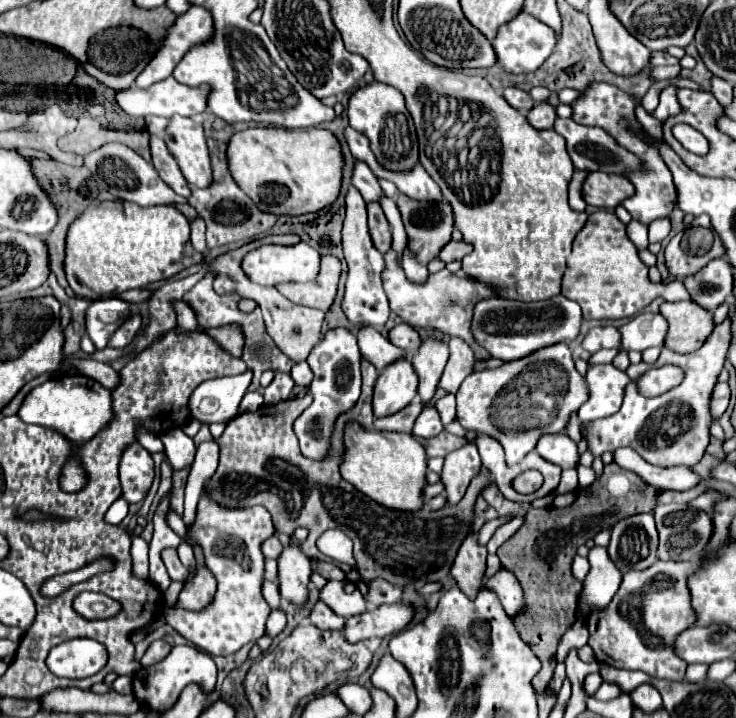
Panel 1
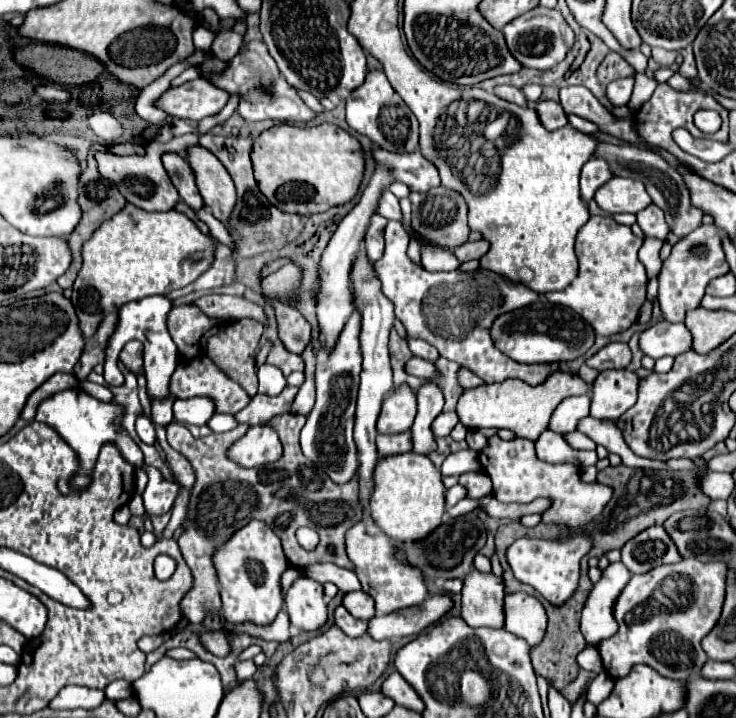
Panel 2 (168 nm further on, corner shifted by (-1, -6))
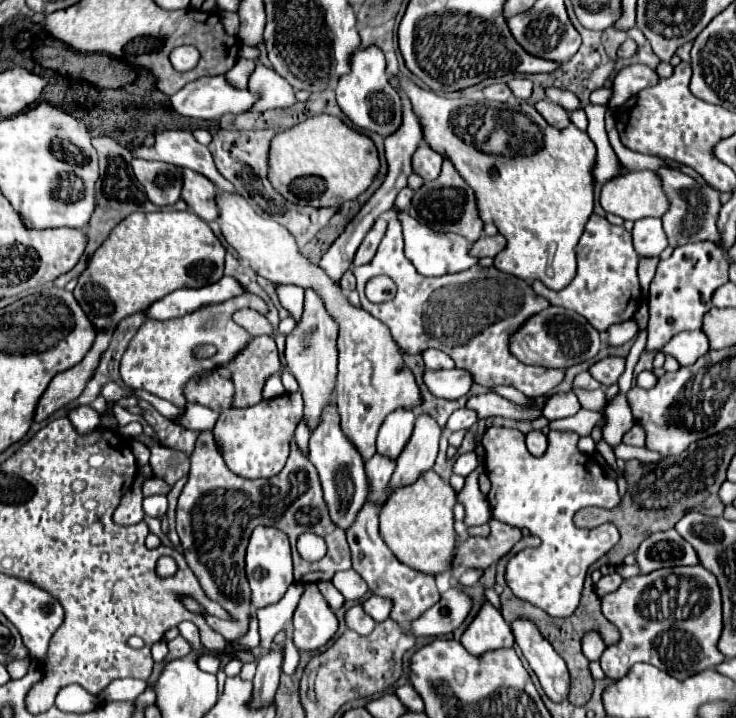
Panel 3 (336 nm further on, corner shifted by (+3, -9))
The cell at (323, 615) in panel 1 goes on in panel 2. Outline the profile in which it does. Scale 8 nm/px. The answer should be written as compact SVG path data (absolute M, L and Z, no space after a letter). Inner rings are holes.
M339 606L339 608L335 610L335 624L337 624L347 636L351 636L351 638L357 638L357 636L361 636L361 634L367 632L367 622L357 620L357 618L351 616L349 610L343 608L343 606Z

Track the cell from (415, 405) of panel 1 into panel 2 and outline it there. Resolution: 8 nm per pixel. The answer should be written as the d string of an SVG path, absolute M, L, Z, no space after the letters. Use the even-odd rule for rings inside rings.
M409 432L395 434L395 436L379 434L377 436L377 450L379 450L379 458L409 452L411 450L411 436L409 436Z

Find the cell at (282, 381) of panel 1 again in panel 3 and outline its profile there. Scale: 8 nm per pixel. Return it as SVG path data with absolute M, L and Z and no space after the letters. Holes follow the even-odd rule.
M299 391L285 393L269 401L259 401L253 407L223 411L217 419L217 425L213 427L213 437L223 453L225 465L233 473L247 479L271 477L279 473L281 467L285 465L285 459L289 455L289 439L293 437L293 431L301 417L303 417L301 393Z

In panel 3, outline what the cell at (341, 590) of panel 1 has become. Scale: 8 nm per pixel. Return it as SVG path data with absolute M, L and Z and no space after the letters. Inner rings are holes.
M371 595L369 599L365 599L365 601L361 603L361 607L363 607L363 611L365 611L369 617L373 617L373 619L379 623L379 621L385 621L385 619L389 617L389 607L391 607L391 603L389 603L389 599L381 599L381 597Z

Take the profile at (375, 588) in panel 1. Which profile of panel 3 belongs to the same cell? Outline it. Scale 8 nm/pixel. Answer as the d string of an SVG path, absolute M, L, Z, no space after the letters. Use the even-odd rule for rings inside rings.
M367 479L367 501L363 503L363 507L359 509L353 525L345 531L347 533L347 543L351 549L351 563L353 569L363 577L363 581L369 587L369 593L391 599L393 607L391 607L391 619L397 621L399 625L407 625L413 619L417 619L421 613L425 613L429 607L433 607L439 599L439 591L435 587L435 579L433 575L425 575L421 571L411 569L409 565L401 563L385 545L385 541L379 535L379 527L377 527L377 503L373 499L371 493L371 479Z

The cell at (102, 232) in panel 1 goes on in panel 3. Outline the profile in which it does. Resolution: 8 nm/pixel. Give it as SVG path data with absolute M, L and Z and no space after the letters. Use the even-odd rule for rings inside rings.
M157 211L157 213L131 213L127 215L113 231L111 235L101 243L101 247L93 253L87 269L79 275L77 287L73 291L77 303L81 305L81 309L85 311L85 315L89 317L89 321L95 327L95 343L89 349L89 353L83 357L81 363L77 363L75 367L67 369L65 373L57 373L49 387L45 389L45 393L41 395L37 409L35 409L35 421L41 423L45 421L51 413L55 413L57 409L67 407L73 399L77 399L85 387L85 383L89 381L89 377L93 375L101 353L107 349L111 335L117 327L117 323L133 313L145 311L145 307L149 307L149 303L165 297L167 293L175 291L175 289L183 289L183 287L205 287L211 285L215 281L219 281L223 277L223 257L225 257L225 247L219 243L219 239L213 235L213 231L209 229L209 225L203 219L197 219L195 213L191 211Z

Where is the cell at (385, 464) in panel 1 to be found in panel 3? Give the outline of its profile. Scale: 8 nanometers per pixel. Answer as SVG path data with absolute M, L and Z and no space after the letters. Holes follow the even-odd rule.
M433 469L417 477L417 483L407 487L393 487L379 509L379 533L387 547L405 565L437 575L451 569L455 555L455 529L453 529L455 491Z

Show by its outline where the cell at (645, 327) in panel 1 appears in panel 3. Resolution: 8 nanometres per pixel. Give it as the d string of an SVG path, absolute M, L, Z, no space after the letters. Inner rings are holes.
M681 331L661 347L661 353L675 357L679 365L691 365L705 355L707 349L709 343L703 331Z

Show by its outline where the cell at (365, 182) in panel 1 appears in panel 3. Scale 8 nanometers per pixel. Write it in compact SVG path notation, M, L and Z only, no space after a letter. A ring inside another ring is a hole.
M395 211L397 219L403 225L403 237L405 237L405 257L415 265L415 269L425 277L441 277L447 273L465 271L473 265L477 265L477 259L467 253L469 241L461 239L461 235L437 235L435 231L429 231L421 223L417 223L407 211Z

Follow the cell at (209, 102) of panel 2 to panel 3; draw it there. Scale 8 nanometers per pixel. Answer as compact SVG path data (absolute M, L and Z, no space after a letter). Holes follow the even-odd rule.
M201 77L197 81L187 83L177 95L171 99L171 107L183 115L193 119L219 119L227 113L245 113L255 97L249 89L239 91L227 85L225 77Z

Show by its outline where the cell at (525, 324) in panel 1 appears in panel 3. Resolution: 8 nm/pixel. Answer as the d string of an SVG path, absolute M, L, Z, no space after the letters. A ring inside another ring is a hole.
M547 307L529 317L509 337L509 351L525 365L567 369L571 365L589 361L599 353L599 333L587 323L587 319L581 319L581 315L573 311L565 311L563 307Z

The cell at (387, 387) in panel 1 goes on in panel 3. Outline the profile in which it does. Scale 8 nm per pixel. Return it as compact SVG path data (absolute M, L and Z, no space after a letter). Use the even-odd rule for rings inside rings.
M403 407L389 413L389 417L385 417L377 435L377 453L397 459L401 449L411 437L413 421L415 421L415 415Z

